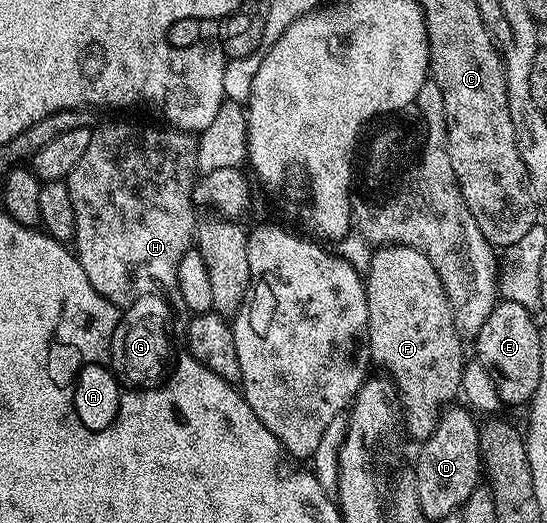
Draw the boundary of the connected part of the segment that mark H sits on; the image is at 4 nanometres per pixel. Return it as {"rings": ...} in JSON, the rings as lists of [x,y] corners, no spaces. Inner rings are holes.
{"rings":[[[103,121],[95,125],[85,155],[77,159],[77,167],[73,167],[65,179],[75,216],[73,253],[85,275],[89,275],[89,283],[113,304],[120,307],[128,304],[127,281],[135,284],[136,294],[145,294],[154,290],[154,285],[160,285],[172,314],[183,315],[187,308],[177,287],[177,263],[181,263],[181,255],[192,248],[197,237],[197,206],[193,191],[199,173],[198,147],[192,134],[181,129],[162,128],[130,125],[127,121]]]}

